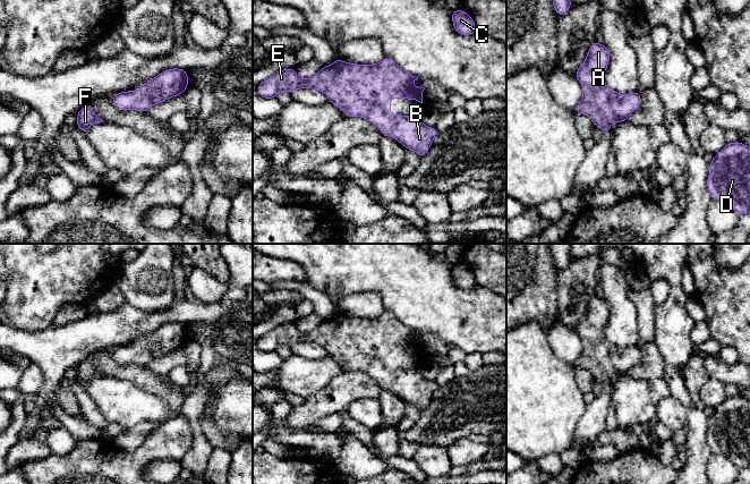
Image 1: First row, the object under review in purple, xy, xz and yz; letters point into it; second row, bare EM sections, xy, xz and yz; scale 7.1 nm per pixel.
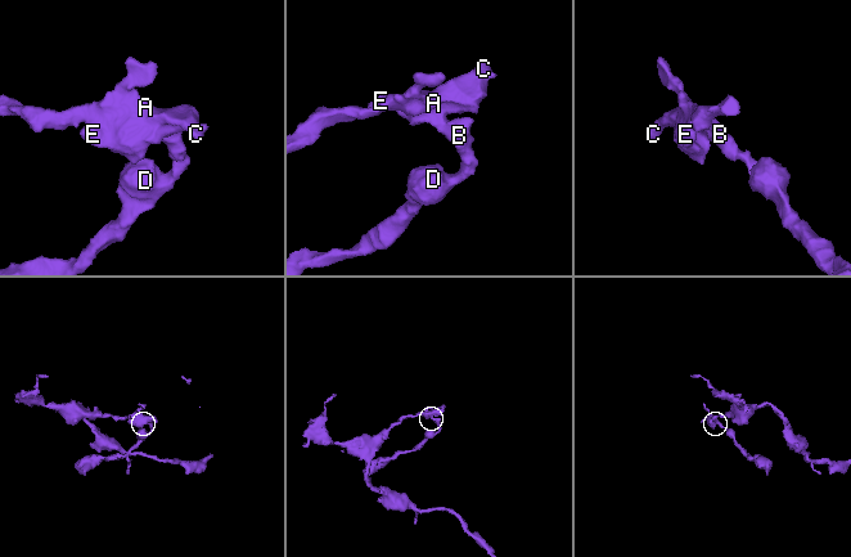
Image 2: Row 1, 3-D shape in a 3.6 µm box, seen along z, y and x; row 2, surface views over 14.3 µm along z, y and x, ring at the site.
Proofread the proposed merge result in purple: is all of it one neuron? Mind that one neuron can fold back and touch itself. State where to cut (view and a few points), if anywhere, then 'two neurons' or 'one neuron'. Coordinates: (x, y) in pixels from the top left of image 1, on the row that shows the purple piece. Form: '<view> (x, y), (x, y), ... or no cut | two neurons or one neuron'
no cut | one neuron

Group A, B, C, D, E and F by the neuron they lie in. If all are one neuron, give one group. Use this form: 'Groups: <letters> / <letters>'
Groups: A B C D E F

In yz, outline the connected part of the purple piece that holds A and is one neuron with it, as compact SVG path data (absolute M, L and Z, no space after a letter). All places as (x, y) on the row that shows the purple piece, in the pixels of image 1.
M595 41L574 75L582 86L582 97L574 112L588 116L604 134L614 121L625 121L641 104L639 92L622 95L606 85L604 73L610 60L608 49Z

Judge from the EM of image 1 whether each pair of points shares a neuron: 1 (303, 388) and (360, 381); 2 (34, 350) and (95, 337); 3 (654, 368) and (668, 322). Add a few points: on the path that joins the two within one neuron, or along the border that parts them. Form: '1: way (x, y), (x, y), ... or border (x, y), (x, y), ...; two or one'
1: border (346, 371), (337, 374), (323, 388), (305, 399); two
2: way (49, 348), (66, 347), (81, 338); one
3: border (653, 341), (658, 347), (663, 357), (664, 376); two

